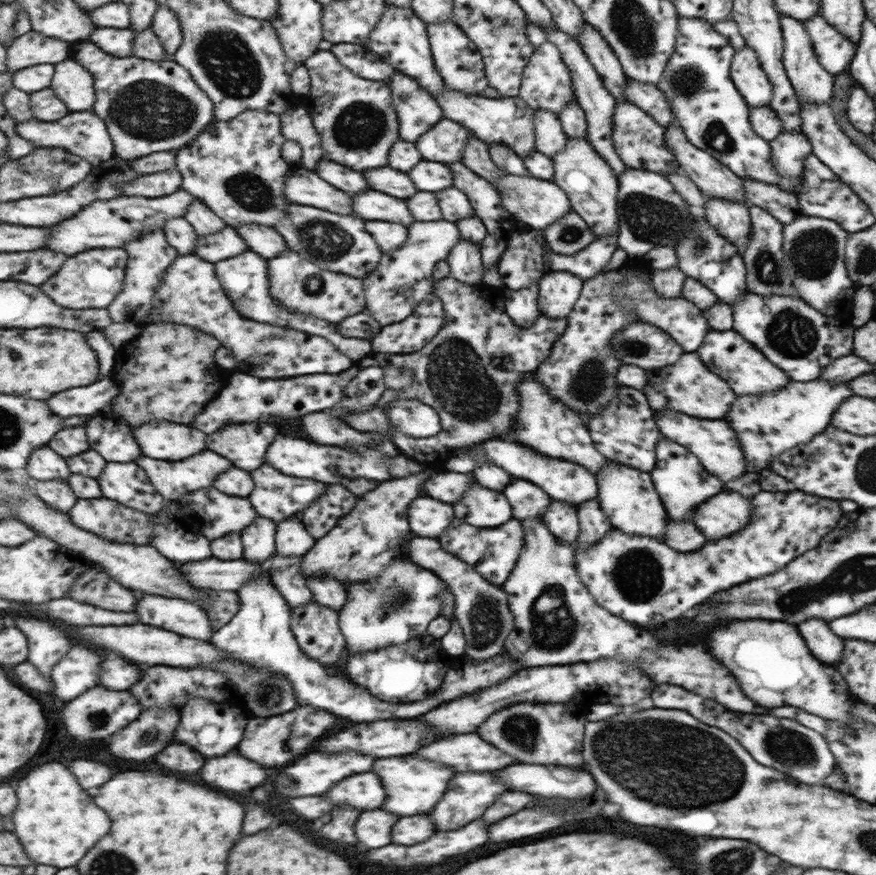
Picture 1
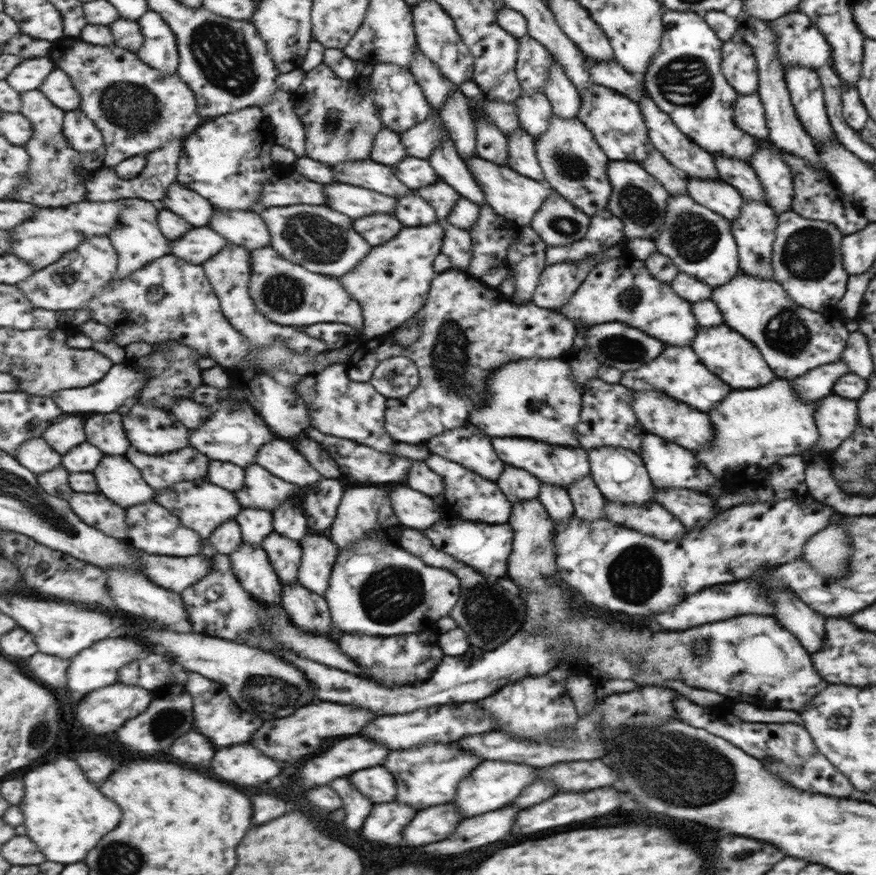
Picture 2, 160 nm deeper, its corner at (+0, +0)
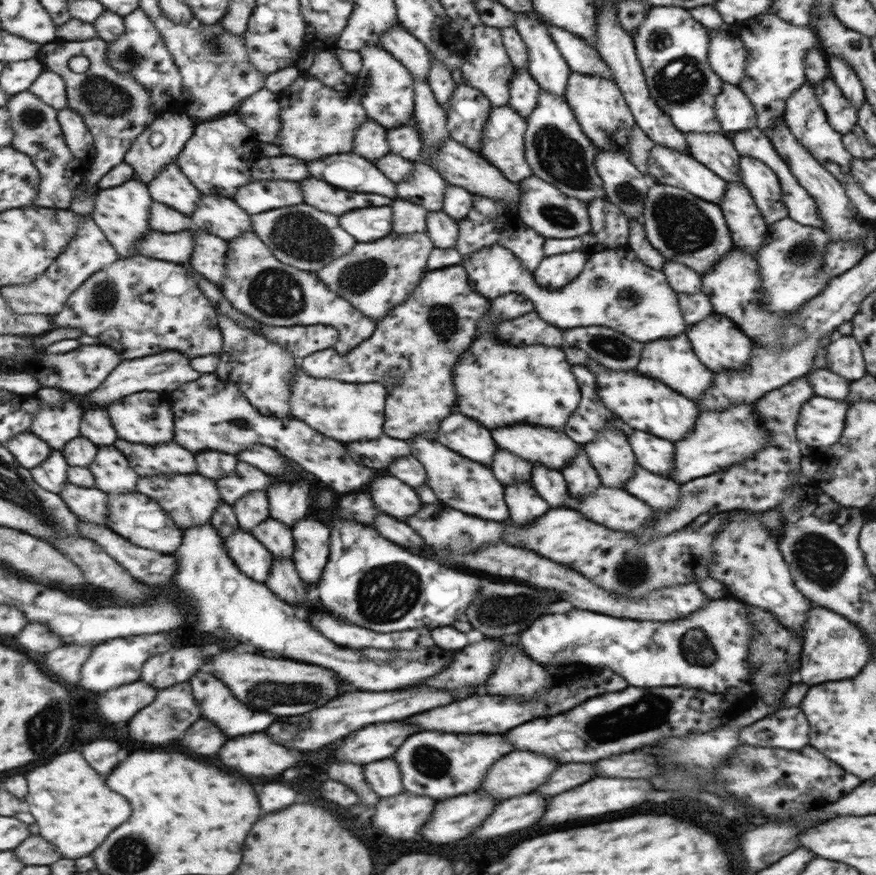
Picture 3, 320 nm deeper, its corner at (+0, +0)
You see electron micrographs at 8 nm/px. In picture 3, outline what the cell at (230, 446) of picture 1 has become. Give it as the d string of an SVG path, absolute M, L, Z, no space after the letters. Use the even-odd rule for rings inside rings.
M217 372L202 374L197 380L181 385L177 390L165 395L172 410L177 410L177 442L191 452L200 453L213 448L213 450L221 450L221 452L229 452L229 454L241 454L241 450L245 450L251 444L269 444L269 446L277 448L279 452L283 452L285 456L289 456L293 462L299 462L305 470L315 474L321 482L335 488L337 492L357 490L357 488L369 484L371 480L375 480L381 474L379 470L355 464L347 456L345 446L341 442L315 432L311 426L307 426L308 423L295 418L280 419L263 414L249 402L248 395L244 394L239 384L231 381L227 382Z

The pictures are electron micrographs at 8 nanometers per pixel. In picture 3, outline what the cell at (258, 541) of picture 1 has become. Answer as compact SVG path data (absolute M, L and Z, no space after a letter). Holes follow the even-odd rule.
M258 490L255 493L249 493L248 496L240 498L233 507L240 522L240 528L251 533L252 528L270 517L268 491Z

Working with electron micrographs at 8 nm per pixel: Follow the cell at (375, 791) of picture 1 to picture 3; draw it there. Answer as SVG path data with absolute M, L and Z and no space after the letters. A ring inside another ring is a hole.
M389 758L385 762L375 762L375 764L367 764L367 778L369 784L373 786L373 790L379 796L395 796L404 790L401 784L401 774L397 764Z

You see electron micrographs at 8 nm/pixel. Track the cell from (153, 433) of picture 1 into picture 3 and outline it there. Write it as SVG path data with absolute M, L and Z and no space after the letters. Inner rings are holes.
M147 390L123 397L119 401L113 401L113 406L105 409L109 414L113 414L113 422L117 422L116 428L118 434L121 434L121 439L155 446L161 442L173 442L175 438L175 416L171 412L172 407L167 402L168 399L164 393Z

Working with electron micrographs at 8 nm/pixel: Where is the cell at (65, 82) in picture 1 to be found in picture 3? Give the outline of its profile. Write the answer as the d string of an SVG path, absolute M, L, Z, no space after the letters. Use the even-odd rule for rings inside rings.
M44 70L29 91L39 96L49 106L57 108L57 111L69 107L67 84L57 72Z

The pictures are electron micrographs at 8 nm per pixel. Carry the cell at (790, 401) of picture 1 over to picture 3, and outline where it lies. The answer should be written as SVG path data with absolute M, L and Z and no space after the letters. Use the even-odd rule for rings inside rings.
M755 401L730 406L725 410L700 411L692 432L683 440L673 443L672 469L668 470L665 477L679 485L694 478L707 477L708 474L743 462L743 458L752 457L753 453L760 452L768 445L771 438L768 427L760 422Z

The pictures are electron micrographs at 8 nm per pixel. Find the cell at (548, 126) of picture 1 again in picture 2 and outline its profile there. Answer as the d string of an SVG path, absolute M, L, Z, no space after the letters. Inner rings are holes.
M542 92L521 95L513 101L513 105L521 129L531 135L533 140L541 138L541 134L547 130L549 117L552 115L549 102Z

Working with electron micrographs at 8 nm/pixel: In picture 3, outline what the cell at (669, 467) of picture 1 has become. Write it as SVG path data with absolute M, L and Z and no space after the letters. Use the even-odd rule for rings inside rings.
M632 429L626 436L639 468L665 477L672 463L673 442Z

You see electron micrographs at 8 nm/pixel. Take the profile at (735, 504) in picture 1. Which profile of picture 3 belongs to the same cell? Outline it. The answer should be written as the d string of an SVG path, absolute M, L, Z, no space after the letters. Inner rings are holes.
M639 465L635 468L635 476L622 486L623 490L657 511L671 510L677 504L678 488L677 482L639 468Z

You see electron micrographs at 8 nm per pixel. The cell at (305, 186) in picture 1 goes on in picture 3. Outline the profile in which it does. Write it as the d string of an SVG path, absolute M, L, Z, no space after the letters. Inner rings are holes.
M255 180L239 190L232 199L245 208L249 215L257 215L303 204L303 194L298 182L287 180Z

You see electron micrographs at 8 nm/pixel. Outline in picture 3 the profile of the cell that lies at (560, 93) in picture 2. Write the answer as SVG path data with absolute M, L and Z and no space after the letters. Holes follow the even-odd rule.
M518 12L514 13L512 27L525 45L528 74L536 80L540 89L565 100L565 86L571 71L546 31L546 26L533 15Z

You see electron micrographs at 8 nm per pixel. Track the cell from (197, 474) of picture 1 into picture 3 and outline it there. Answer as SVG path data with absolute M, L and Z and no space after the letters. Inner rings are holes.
M120 438L116 447L129 458L131 466L141 476L157 476L157 474L193 474L197 472L195 454L187 448L169 442L165 446L149 446L131 444Z

